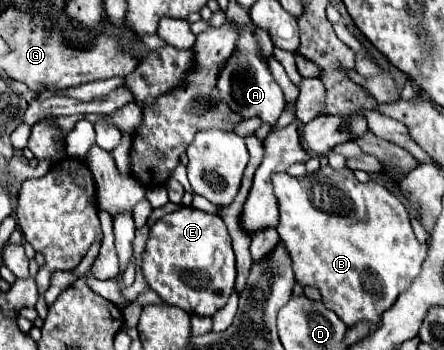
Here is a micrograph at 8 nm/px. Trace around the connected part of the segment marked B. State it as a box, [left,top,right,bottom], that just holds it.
[273,167,427,325]

